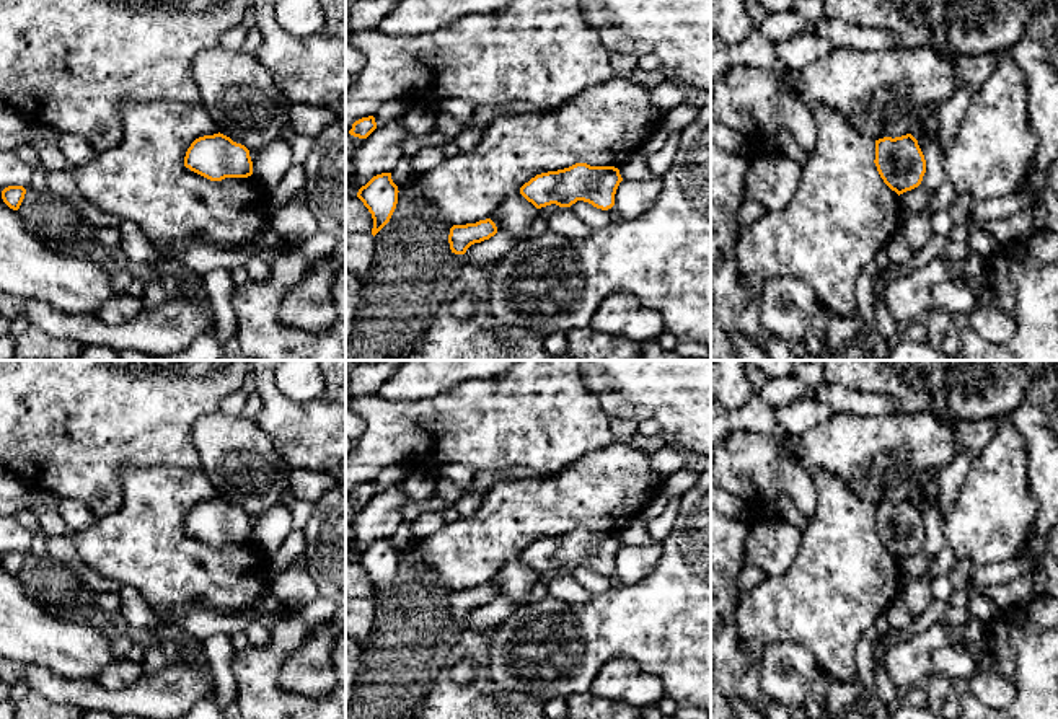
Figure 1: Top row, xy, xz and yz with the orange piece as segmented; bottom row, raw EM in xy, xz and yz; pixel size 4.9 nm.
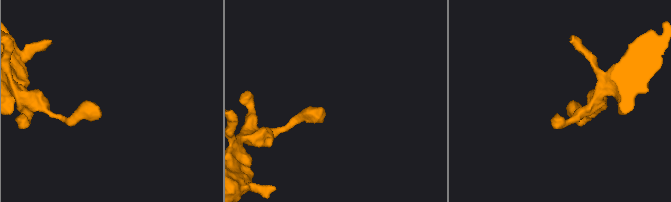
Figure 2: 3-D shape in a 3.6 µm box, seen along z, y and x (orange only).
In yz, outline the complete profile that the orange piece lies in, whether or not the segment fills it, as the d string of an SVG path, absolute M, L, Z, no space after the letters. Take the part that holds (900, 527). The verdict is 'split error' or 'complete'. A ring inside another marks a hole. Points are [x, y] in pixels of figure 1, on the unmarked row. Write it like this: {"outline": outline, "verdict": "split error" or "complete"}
{"outline": "M911 499L875 505L874 528L884 548L898 561L918 553L926 538L924 520Z", "verdict": "complete"}

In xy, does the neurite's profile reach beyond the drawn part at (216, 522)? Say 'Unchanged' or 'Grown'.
Unchanged

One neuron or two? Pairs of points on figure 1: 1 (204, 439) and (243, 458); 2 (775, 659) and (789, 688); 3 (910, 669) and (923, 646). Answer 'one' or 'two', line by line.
1: one
2: one
3: one

